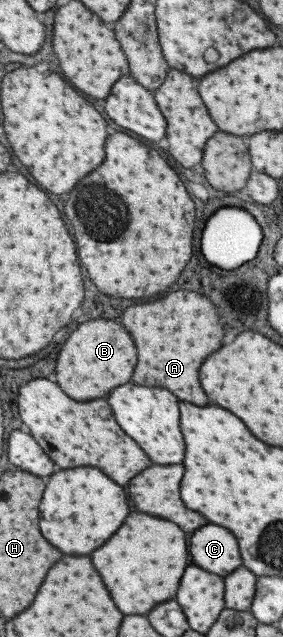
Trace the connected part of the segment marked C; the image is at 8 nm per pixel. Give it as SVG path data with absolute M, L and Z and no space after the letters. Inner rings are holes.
M204 525L196 529L188 539L188 553L200 569L220 577L240 567L236 539L230 531L216 525Z

